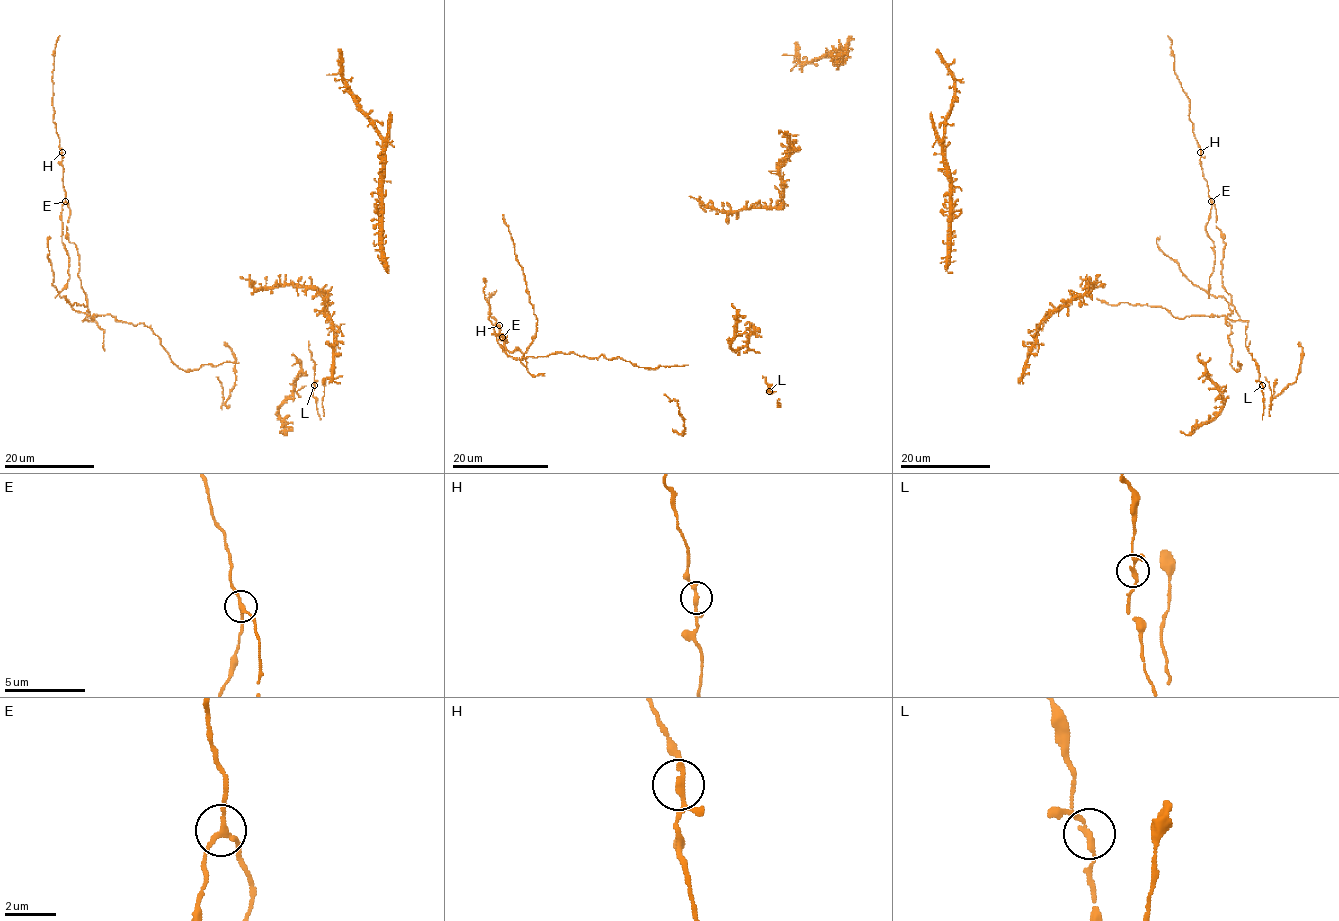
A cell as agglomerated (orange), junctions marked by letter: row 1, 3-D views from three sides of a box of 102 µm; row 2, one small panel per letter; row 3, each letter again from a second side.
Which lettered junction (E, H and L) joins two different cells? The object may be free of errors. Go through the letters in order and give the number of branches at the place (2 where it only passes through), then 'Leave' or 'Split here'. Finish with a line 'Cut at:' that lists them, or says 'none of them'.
E: Branches: 3. Split here
H: Branches: 3. Leave
L: Branches: 3. Leave
Cut at: E

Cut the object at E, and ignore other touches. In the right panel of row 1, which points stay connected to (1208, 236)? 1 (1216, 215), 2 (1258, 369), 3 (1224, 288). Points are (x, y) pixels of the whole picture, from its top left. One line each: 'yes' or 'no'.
1: no
2: no
3: no

